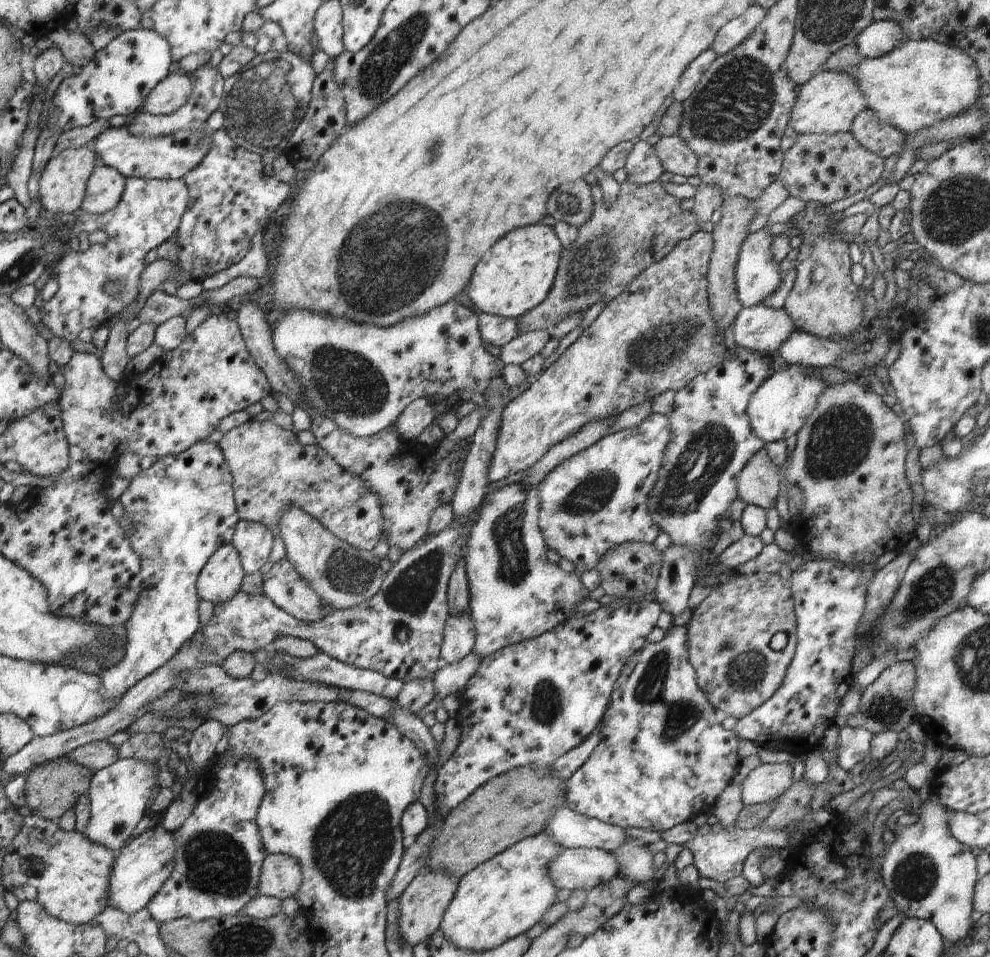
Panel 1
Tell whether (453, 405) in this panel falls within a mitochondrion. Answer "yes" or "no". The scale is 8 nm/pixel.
no

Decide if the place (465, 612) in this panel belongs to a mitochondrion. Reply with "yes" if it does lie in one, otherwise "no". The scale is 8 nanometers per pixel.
no

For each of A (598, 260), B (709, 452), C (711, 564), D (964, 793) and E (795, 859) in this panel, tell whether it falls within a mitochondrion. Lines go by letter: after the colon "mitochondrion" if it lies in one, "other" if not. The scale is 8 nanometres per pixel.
A: mitochondrion
B: mitochondrion
C: other
D: other
E: other

